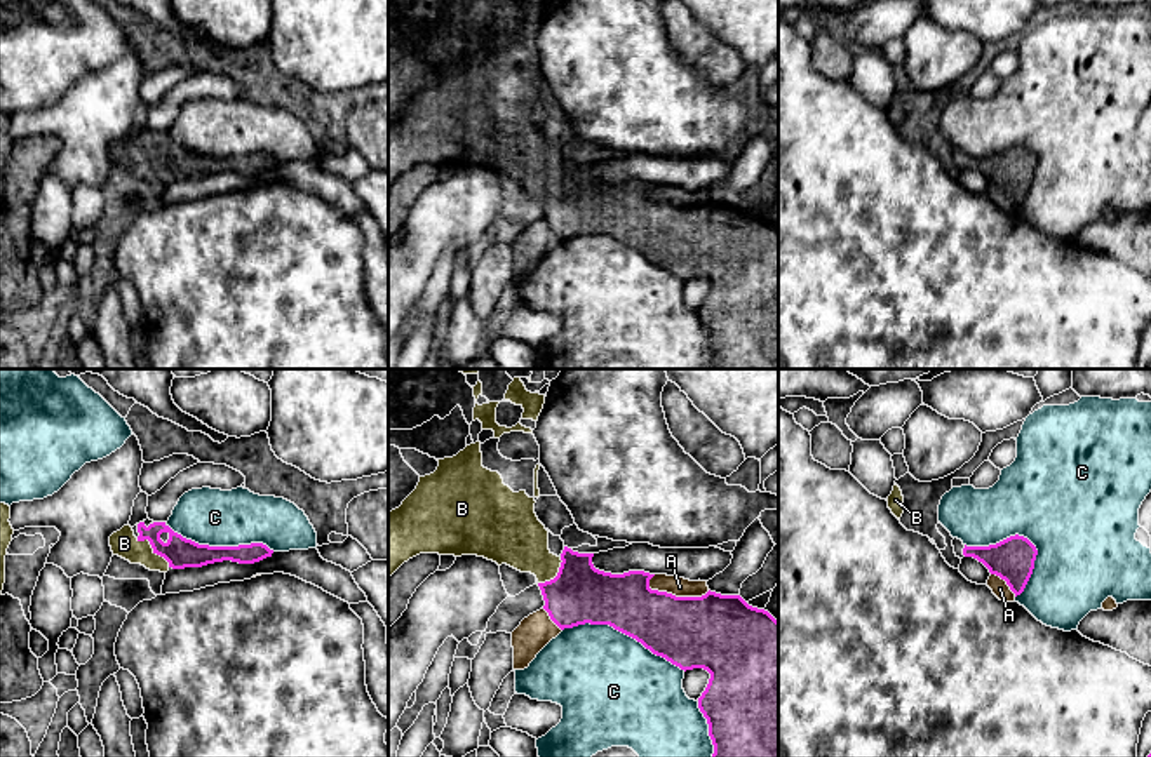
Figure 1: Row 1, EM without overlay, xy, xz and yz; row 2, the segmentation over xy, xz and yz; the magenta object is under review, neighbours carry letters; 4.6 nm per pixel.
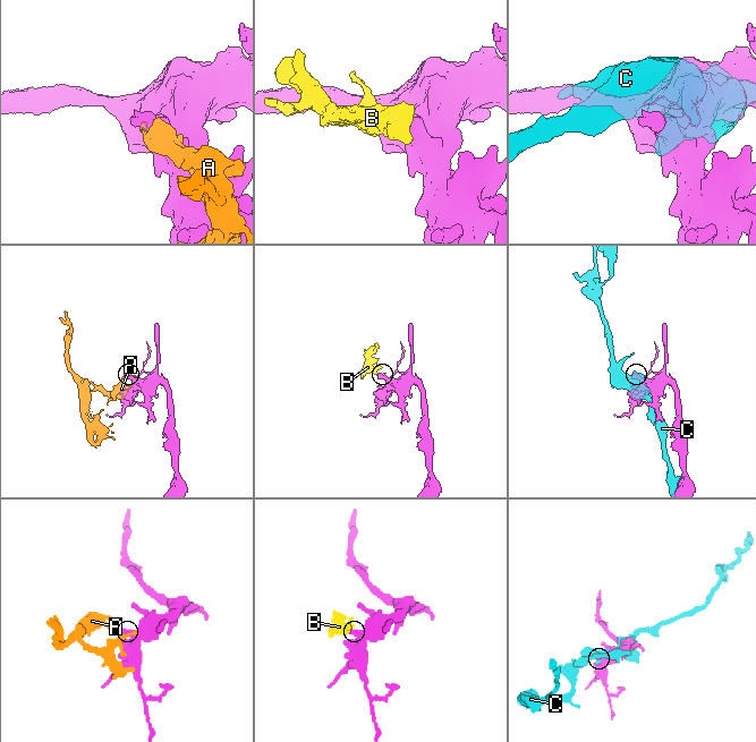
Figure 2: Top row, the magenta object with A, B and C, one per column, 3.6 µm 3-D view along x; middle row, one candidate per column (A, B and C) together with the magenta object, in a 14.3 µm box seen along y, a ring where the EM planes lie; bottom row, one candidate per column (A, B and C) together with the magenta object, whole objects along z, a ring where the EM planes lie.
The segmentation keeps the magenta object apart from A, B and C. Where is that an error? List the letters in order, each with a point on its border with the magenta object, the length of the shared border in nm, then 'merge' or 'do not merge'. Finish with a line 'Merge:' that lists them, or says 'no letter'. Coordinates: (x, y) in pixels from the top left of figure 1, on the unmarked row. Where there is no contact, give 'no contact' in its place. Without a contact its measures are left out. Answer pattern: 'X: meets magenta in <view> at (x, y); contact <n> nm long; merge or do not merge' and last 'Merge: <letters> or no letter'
A: meets magenta in xz at (674, 206); contact 300 nm long; do not merge
B: meets magenta in xy at (152, 157); contact 200 nm long; merge
C: meets magenta in yz at (1023, 147); contact 360 nm long; do not merge
Merge: B

